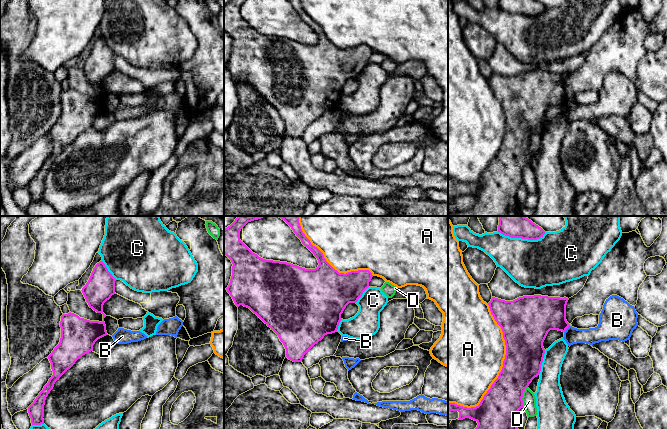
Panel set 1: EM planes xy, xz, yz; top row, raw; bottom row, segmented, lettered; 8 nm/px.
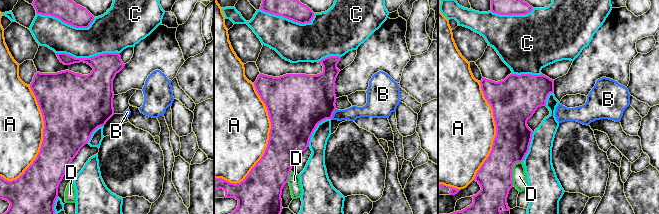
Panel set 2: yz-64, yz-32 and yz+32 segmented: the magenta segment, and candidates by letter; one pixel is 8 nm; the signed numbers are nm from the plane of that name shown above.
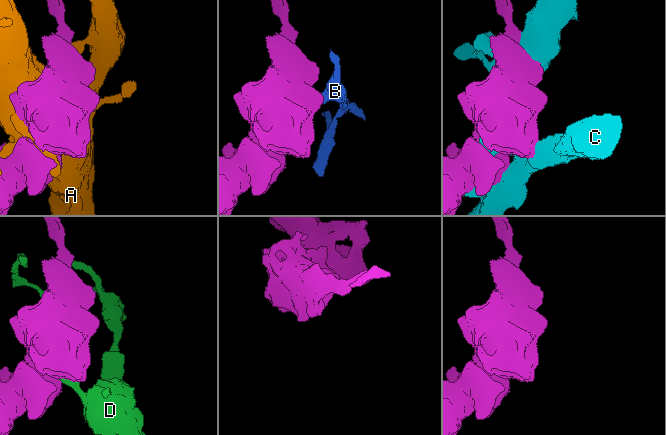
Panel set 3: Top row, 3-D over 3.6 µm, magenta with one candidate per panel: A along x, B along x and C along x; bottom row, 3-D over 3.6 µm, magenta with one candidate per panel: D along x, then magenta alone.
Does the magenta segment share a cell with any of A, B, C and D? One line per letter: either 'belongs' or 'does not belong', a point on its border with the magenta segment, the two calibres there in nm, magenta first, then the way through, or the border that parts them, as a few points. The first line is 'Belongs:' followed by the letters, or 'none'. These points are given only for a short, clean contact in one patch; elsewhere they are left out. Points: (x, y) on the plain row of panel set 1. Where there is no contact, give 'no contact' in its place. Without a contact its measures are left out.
Belongs: none
A: does not belong; contact yz (502, 145); calibres 300 and 480 nm
B: does not belong; contact yz (566, 104); calibres 300 and 130 nm; border yz (569, 101), (564, 108)
C: does not belong; contact yz (522, 14); calibres 130 and 380 nm
D: does not belong; contact yz (522, 172); calibres 320 and 110 nm

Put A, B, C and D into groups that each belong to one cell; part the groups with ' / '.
A / B / C / D

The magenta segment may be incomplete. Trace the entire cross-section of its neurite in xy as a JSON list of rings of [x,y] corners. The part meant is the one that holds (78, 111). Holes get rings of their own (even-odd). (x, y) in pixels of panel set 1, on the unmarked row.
[[[100,37],[95,41],[91,52],[82,64],[82,69],[88,79],[89,83],[92,84],[97,89],[103,90],[103,97],[90,97],[84,94],[80,94],[74,89],[63,90],[61,92],[60,103],[61,103],[61,114],[59,120],[54,124],[52,129],[48,132],[51,139],[51,145],[53,147],[52,153],[49,155],[48,159],[44,162],[43,166],[36,173],[34,178],[28,183],[28,189],[31,194],[32,201],[44,200],[44,181],[45,176],[50,167],[53,165],[55,158],[68,146],[75,138],[81,134],[83,131],[93,127],[93,121],[95,118],[108,111],[106,107],[106,101],[104,94],[106,91],[103,89],[104,79],[115,70],[115,57],[116,55],[108,47],[107,43]]]

